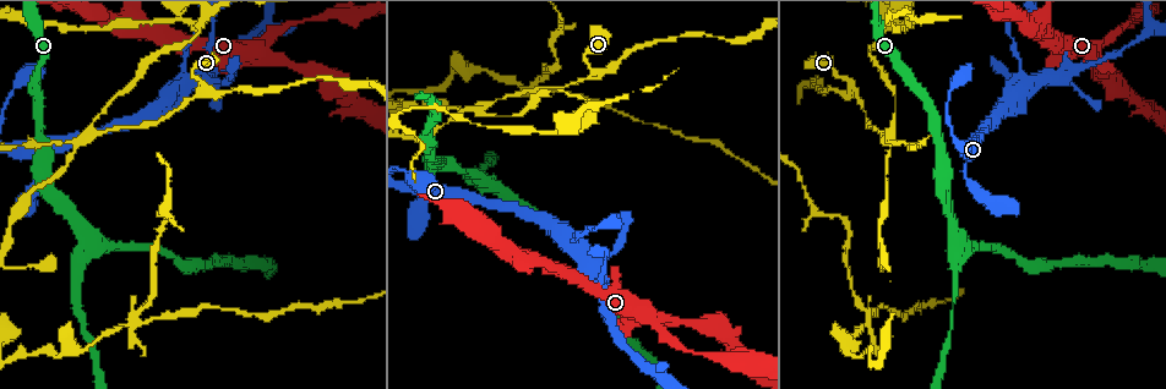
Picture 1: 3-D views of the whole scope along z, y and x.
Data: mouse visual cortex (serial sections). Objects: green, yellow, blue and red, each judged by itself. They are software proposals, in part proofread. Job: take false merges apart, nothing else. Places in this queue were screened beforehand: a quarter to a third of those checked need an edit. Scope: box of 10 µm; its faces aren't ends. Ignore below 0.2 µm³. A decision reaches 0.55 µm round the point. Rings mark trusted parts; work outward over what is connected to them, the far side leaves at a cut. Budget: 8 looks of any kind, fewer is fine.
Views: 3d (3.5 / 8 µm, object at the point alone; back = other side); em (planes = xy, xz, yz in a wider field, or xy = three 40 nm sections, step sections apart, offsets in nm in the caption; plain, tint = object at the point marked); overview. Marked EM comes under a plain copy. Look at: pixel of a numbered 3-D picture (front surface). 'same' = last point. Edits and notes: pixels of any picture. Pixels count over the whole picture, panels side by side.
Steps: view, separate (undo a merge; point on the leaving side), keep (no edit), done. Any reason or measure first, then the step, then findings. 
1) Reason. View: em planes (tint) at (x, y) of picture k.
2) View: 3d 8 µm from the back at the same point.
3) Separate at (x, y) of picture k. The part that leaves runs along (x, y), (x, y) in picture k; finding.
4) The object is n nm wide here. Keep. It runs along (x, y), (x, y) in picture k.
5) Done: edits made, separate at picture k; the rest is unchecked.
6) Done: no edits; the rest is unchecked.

Sharp bend. View: 3d 8 µm at (604, 287) of picture 1.

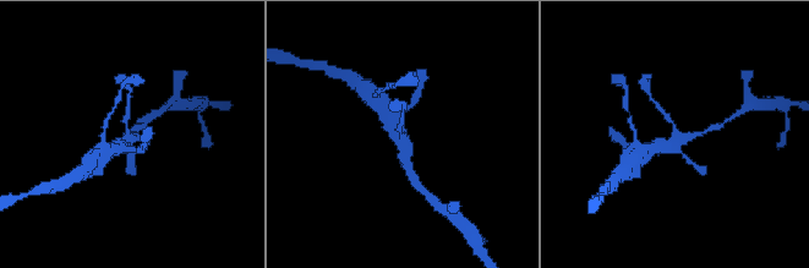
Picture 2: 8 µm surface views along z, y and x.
Closer look. View: 3d 3.5 µm at the same point.

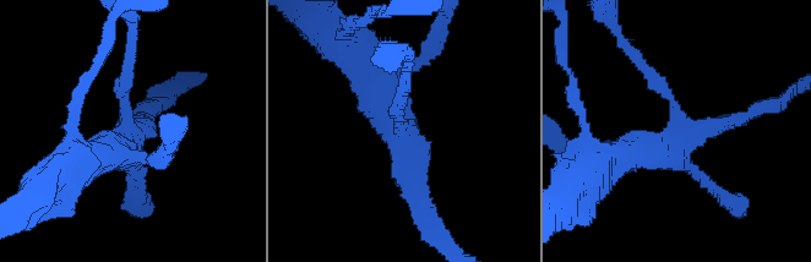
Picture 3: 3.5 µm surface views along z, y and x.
View: em xy step 3 (tint) at (675, 133) of picture 3.

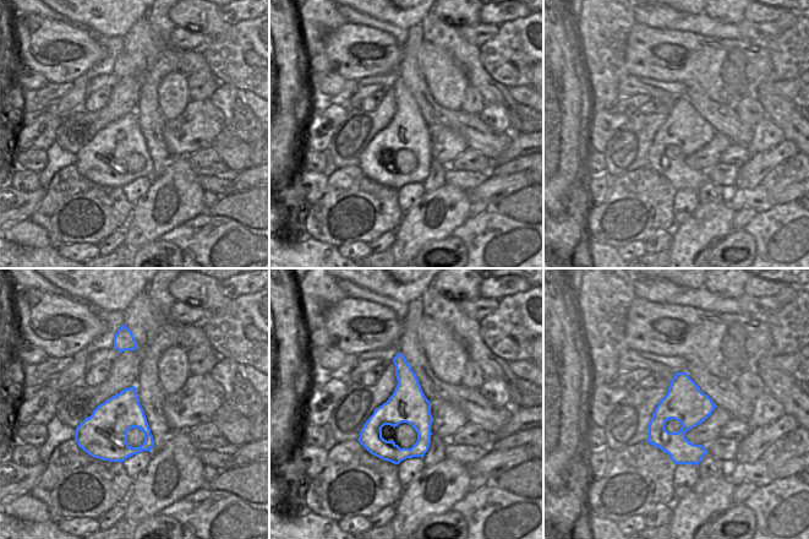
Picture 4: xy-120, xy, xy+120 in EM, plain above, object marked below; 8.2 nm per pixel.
Keep. It runs along (366, 64), (403, 132), (415, 202) in picture 3; continuous, no second cell.

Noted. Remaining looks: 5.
Sharp bend. View: 3d 3.5 µm at (201, 90) of picture 1.

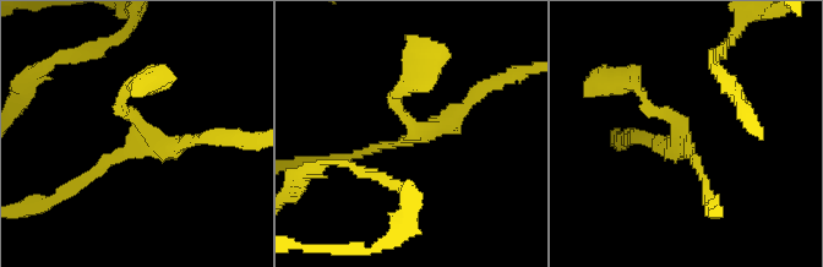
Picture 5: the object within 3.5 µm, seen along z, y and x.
Need the tissue. View: em xy step 5 (tint) at (138, 137) of picture 5.

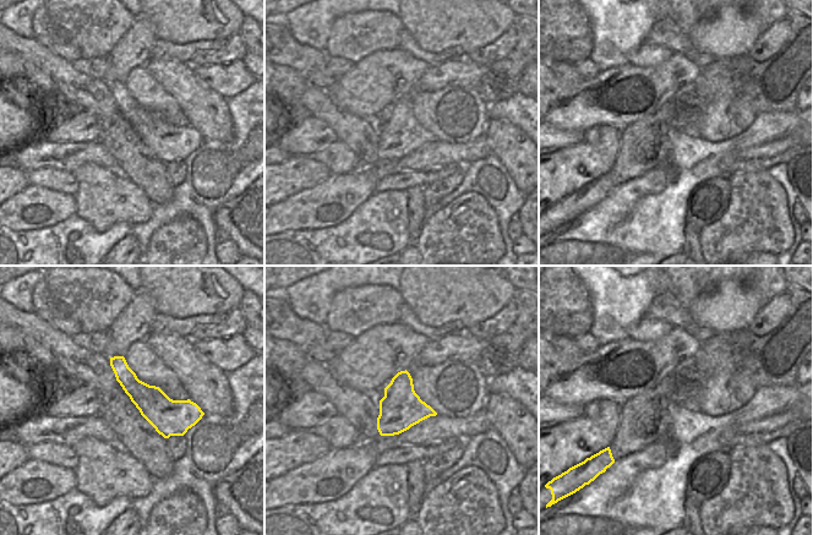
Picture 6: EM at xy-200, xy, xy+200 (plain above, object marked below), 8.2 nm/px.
Keep. It runs along (637, 86), (685, 135), (706, 180) in picture 5; one cell here.

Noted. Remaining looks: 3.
Arms part here. View: 3d 3.5 µm at (491, 100) of picture 1.

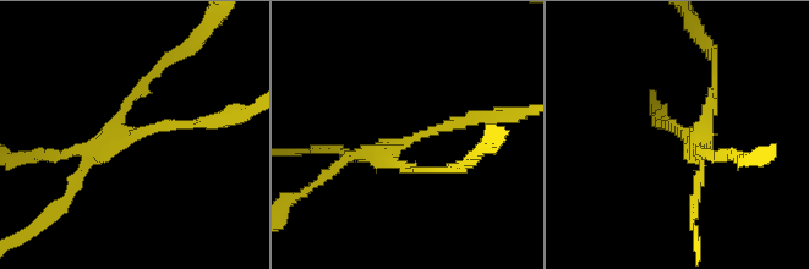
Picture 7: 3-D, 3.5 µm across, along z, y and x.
Need the tissue. View: em xy step 5 (tint) at (686, 132) of picture 7.

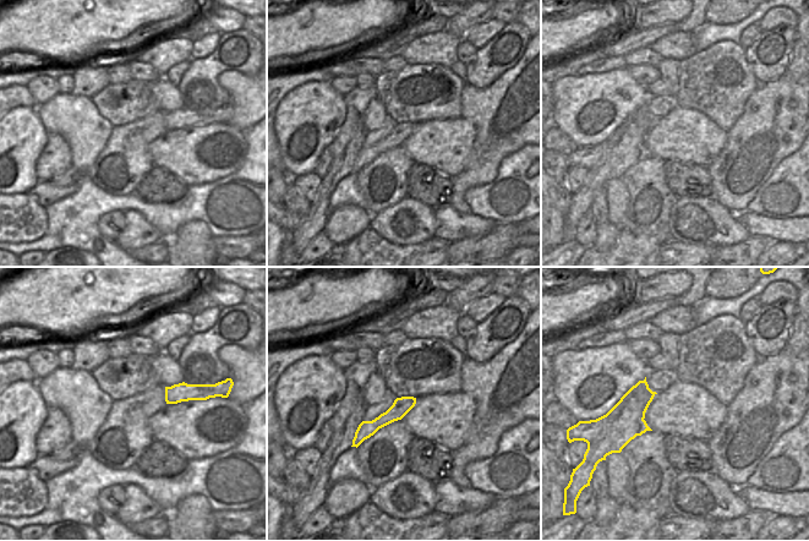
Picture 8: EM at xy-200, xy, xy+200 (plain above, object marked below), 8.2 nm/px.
Separate at (137, 89) of picture 7. The part that leaves runs along (129, 132), (121, 110), (181, 53) in picture 7; two cells meet here.

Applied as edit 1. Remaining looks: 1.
Done: edits made, separate at picture 7; the rest is unchecked.

